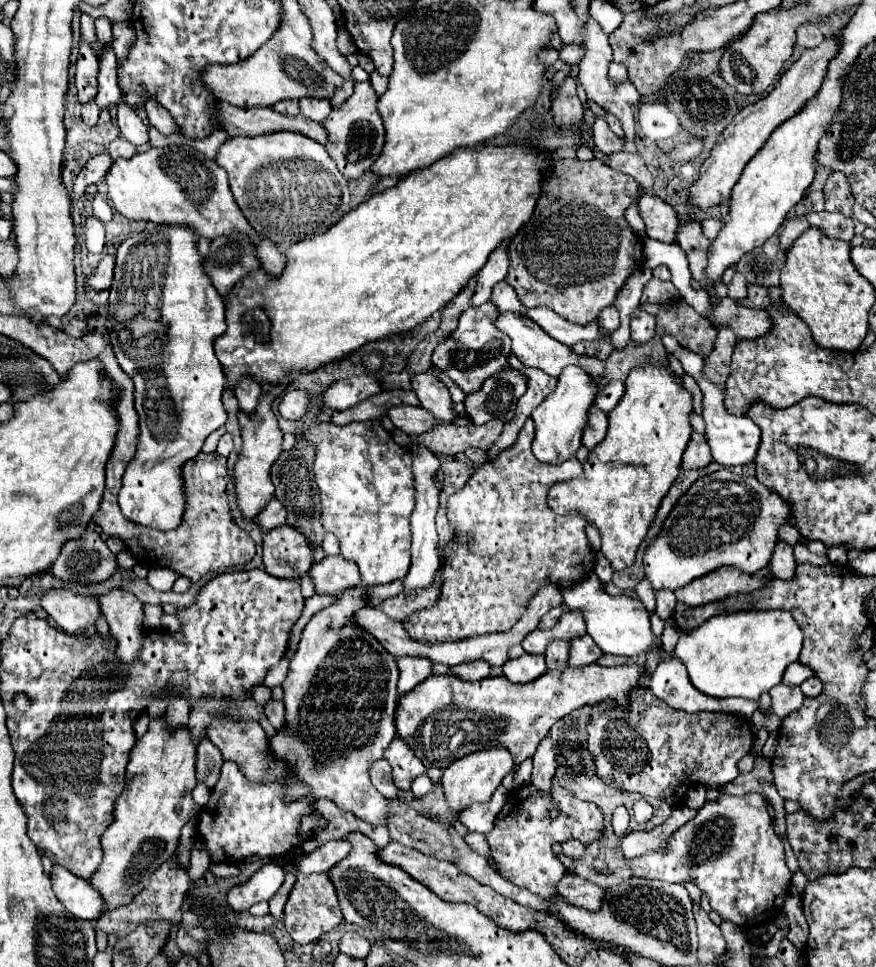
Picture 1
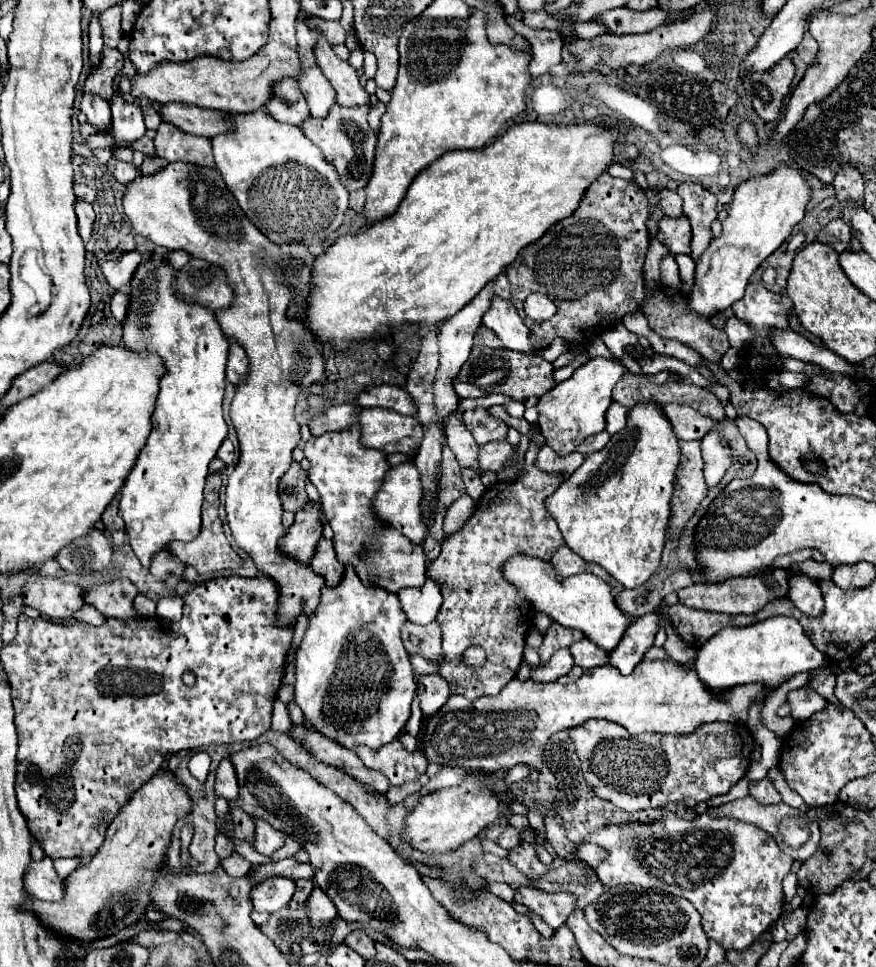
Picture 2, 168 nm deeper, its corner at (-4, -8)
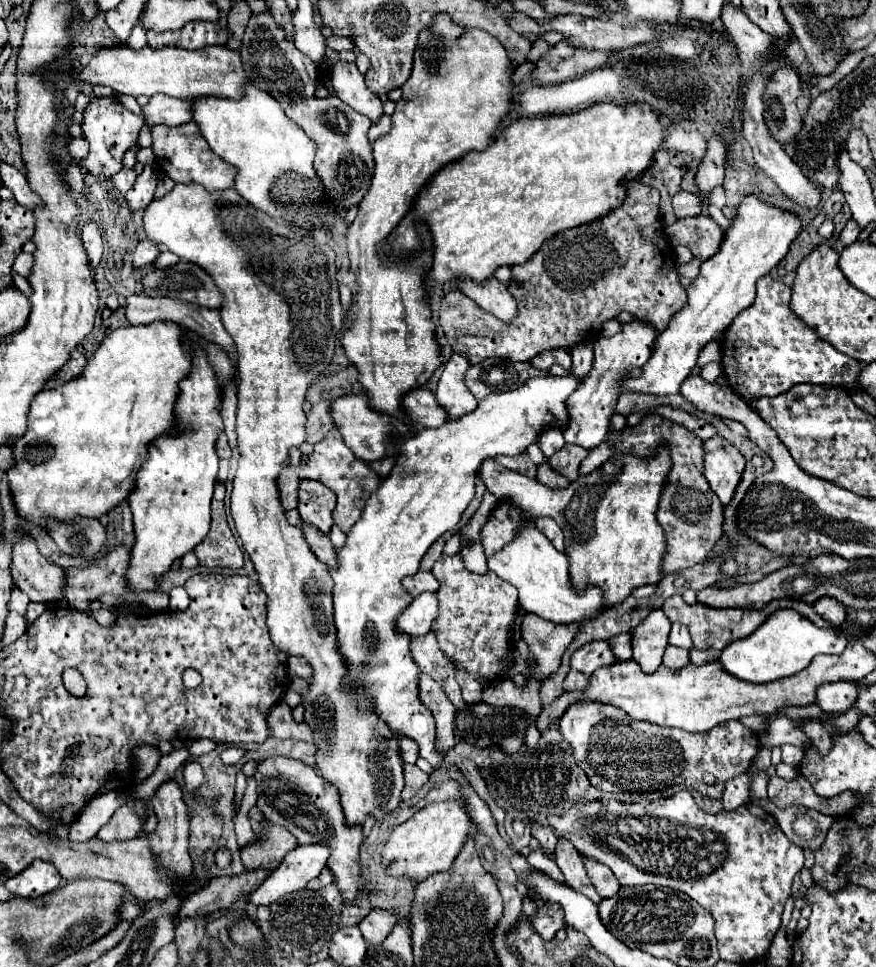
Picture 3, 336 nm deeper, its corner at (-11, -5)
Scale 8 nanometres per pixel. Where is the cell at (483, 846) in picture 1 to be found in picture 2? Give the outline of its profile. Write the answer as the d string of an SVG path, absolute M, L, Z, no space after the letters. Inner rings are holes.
M516 888L514 898L516 902L528 906L532 912L542 916L544 922L554 930L564 924L570 912L576 910L574 896L570 896L570 892L546 894L536 888Z

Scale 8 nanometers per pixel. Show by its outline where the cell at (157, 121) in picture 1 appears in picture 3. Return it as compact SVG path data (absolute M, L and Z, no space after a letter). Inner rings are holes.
M193 121L189 125L179 125L179 127L157 125L151 129L151 135L153 135L153 153L157 159L155 167L157 171L163 171L165 175L169 175L175 183L193 181L209 189L209 193L225 191L233 187L233 177L237 175L237 171L233 169L233 165L229 165L227 161L221 161L221 157L217 157L209 149L207 141L201 137L201 131Z

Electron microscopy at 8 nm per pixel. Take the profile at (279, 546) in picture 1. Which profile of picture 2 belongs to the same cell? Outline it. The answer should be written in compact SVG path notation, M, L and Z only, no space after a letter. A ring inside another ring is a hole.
M308 502L306 508L296 512L294 524L288 528L286 536L280 542L280 550L292 560L310 564L314 556L314 548L320 538L322 538L320 506L314 502Z

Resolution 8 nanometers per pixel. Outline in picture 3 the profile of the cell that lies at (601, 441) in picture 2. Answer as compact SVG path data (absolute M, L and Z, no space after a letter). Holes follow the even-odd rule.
M565 445L561 451L557 451L553 457L549 457L549 465L553 471L565 475L569 481L573 481L575 477L579 477L579 465L581 461L587 457L589 451L575 447L575 445Z

